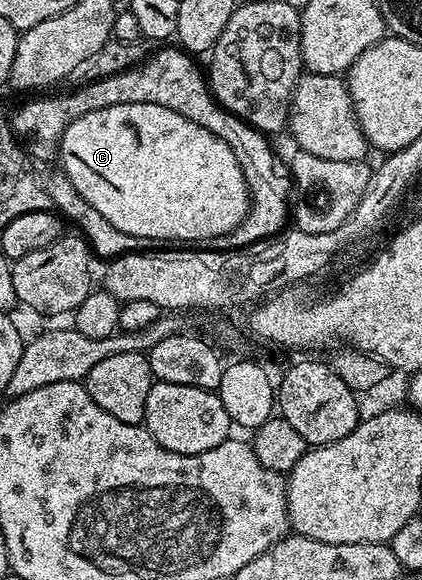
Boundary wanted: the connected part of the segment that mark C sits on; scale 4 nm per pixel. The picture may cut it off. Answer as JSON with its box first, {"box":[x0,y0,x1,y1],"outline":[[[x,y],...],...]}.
{"box":[58,102,250,244],"outline":[[[131,102],[130,104],[114,104],[110,108],[101,108],[94,112],[89,112],[84,116],[78,116],[68,127],[65,128],[61,136],[58,163],[64,169],[67,185],[78,188],[78,196],[86,200],[118,232],[130,232],[130,236],[142,236],[159,240],[159,238],[169,238],[172,244],[208,244],[213,238],[229,234],[248,214],[250,205],[250,195],[248,192],[248,179],[246,170],[240,167],[237,151],[231,150],[226,143],[218,136],[214,136],[206,128],[194,124],[194,120],[186,120],[186,116],[178,116],[178,112],[170,112],[170,108],[162,108],[162,104],[142,104],[141,102]]]}

